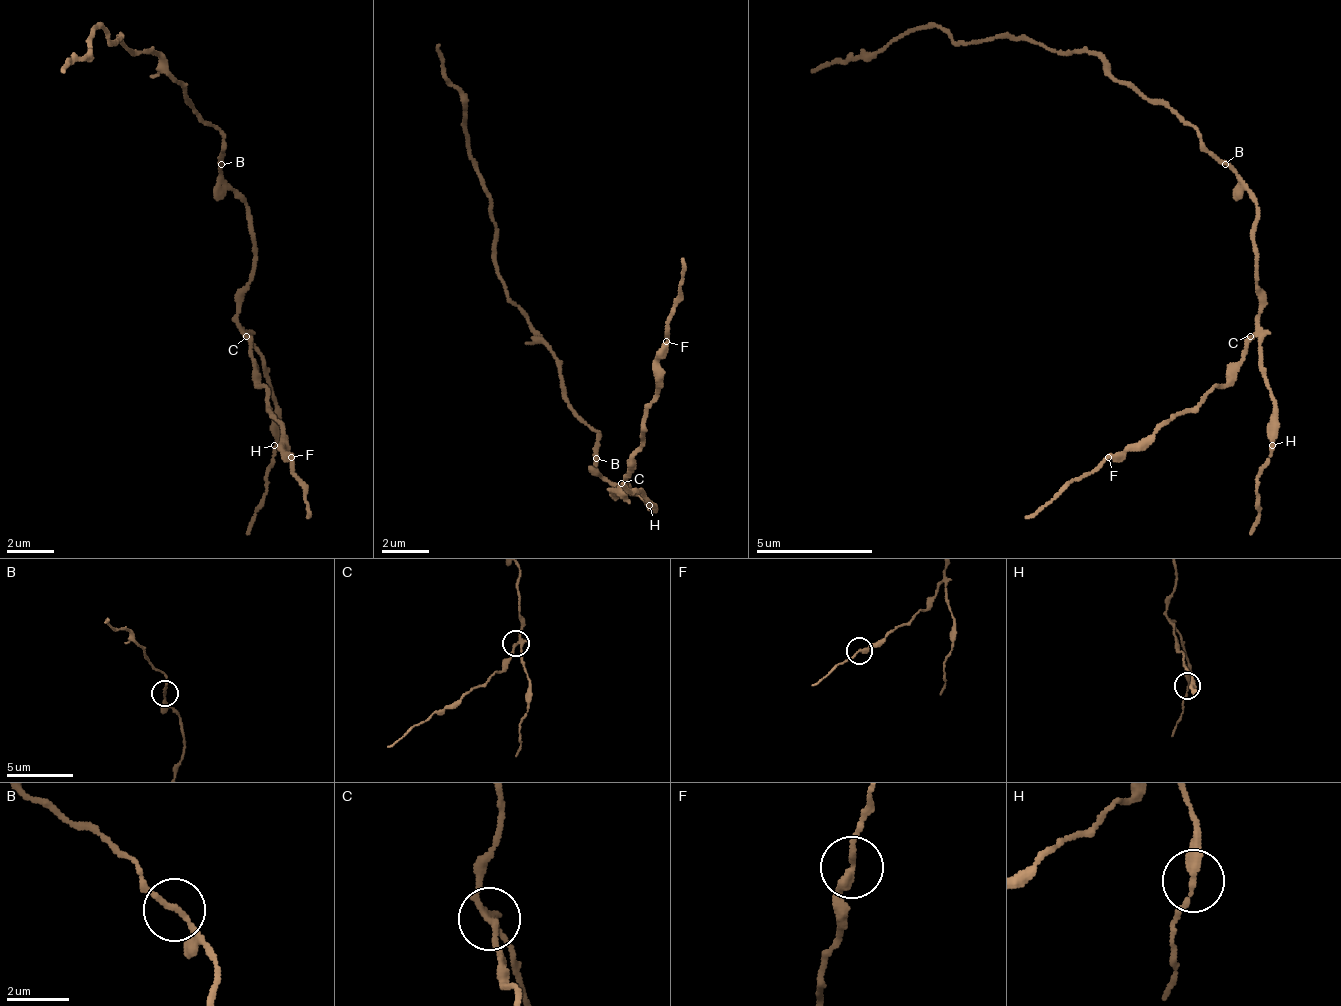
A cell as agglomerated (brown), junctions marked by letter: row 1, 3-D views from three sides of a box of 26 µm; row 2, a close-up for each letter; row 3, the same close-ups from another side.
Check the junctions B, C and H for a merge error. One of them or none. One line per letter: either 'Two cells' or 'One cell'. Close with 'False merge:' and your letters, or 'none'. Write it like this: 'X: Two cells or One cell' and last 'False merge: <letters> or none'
B: One cell
C: Two cells
H: One cell
False merge: C

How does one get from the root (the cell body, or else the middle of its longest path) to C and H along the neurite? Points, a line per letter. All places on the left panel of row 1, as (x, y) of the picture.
C: (221, 159), (221, 182), (245, 205), (245, 217), (250, 223), (250, 287), (239, 305), (239, 328), (245, 334)
H: (221, 159), (221, 182), (250, 223), (239, 334), (262, 357), (274, 393), (274, 445)

